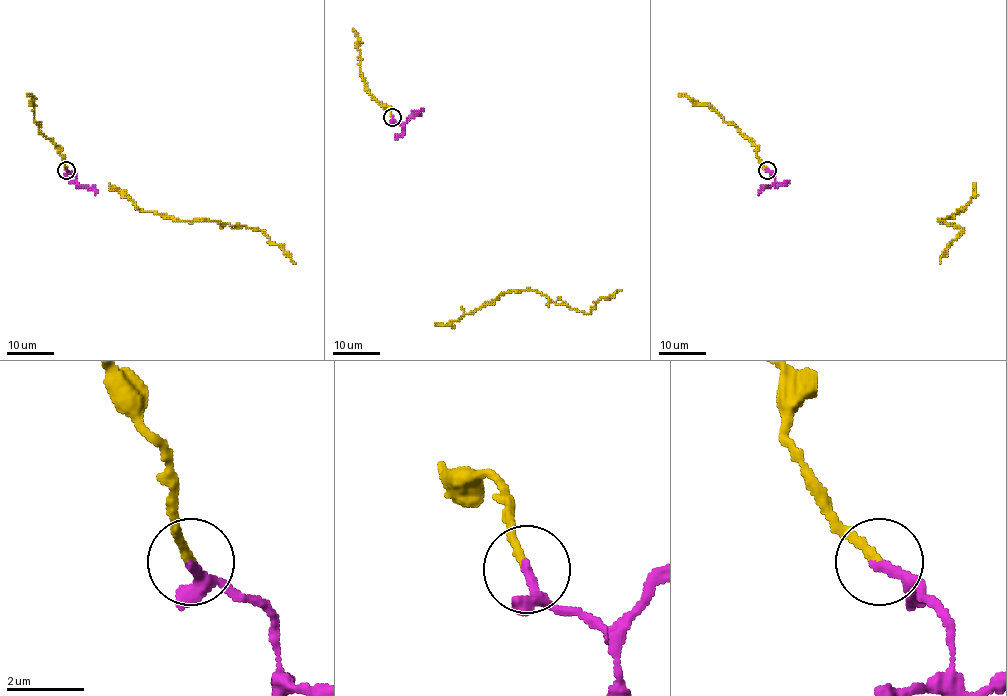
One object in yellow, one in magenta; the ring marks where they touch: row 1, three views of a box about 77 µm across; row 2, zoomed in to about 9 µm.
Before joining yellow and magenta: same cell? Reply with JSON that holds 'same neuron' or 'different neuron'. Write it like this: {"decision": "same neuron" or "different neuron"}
{"decision": "different neuron"}

